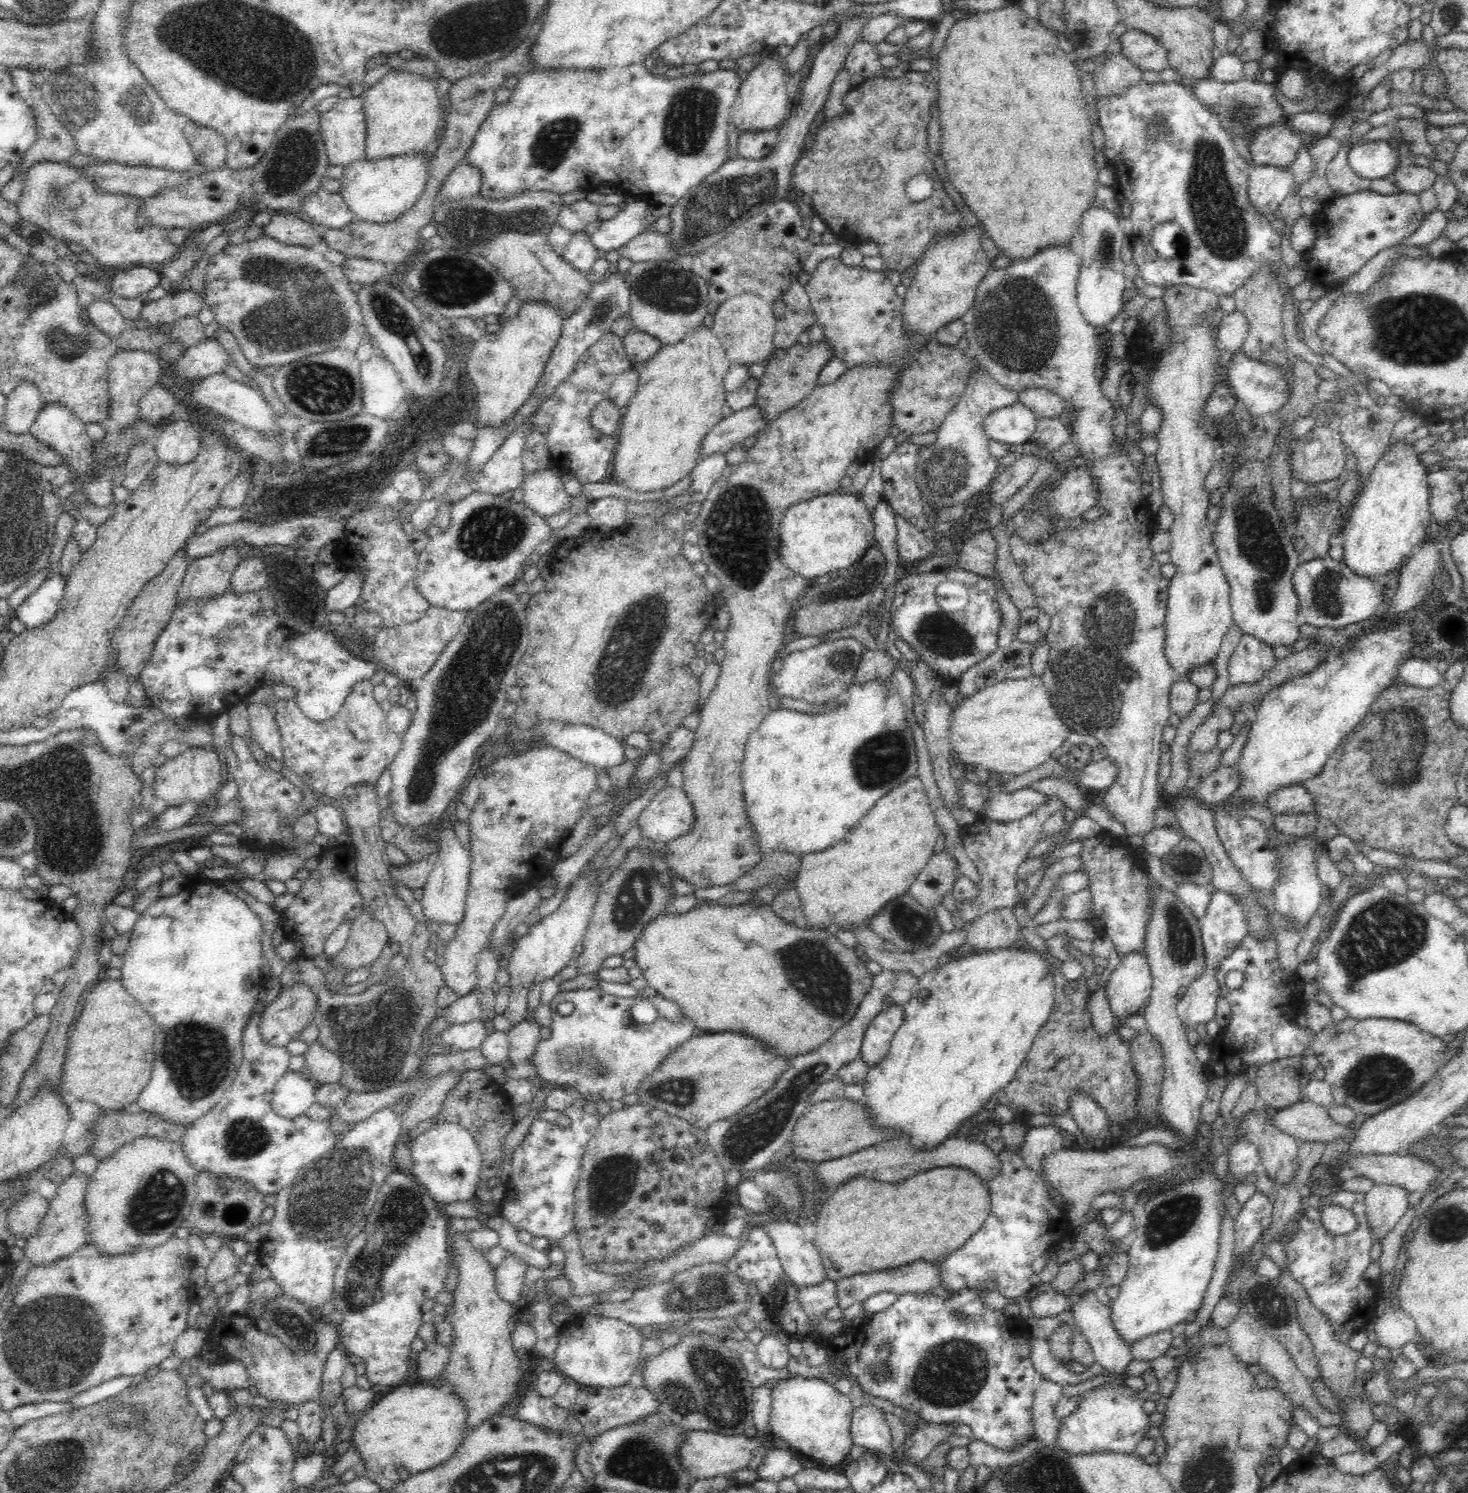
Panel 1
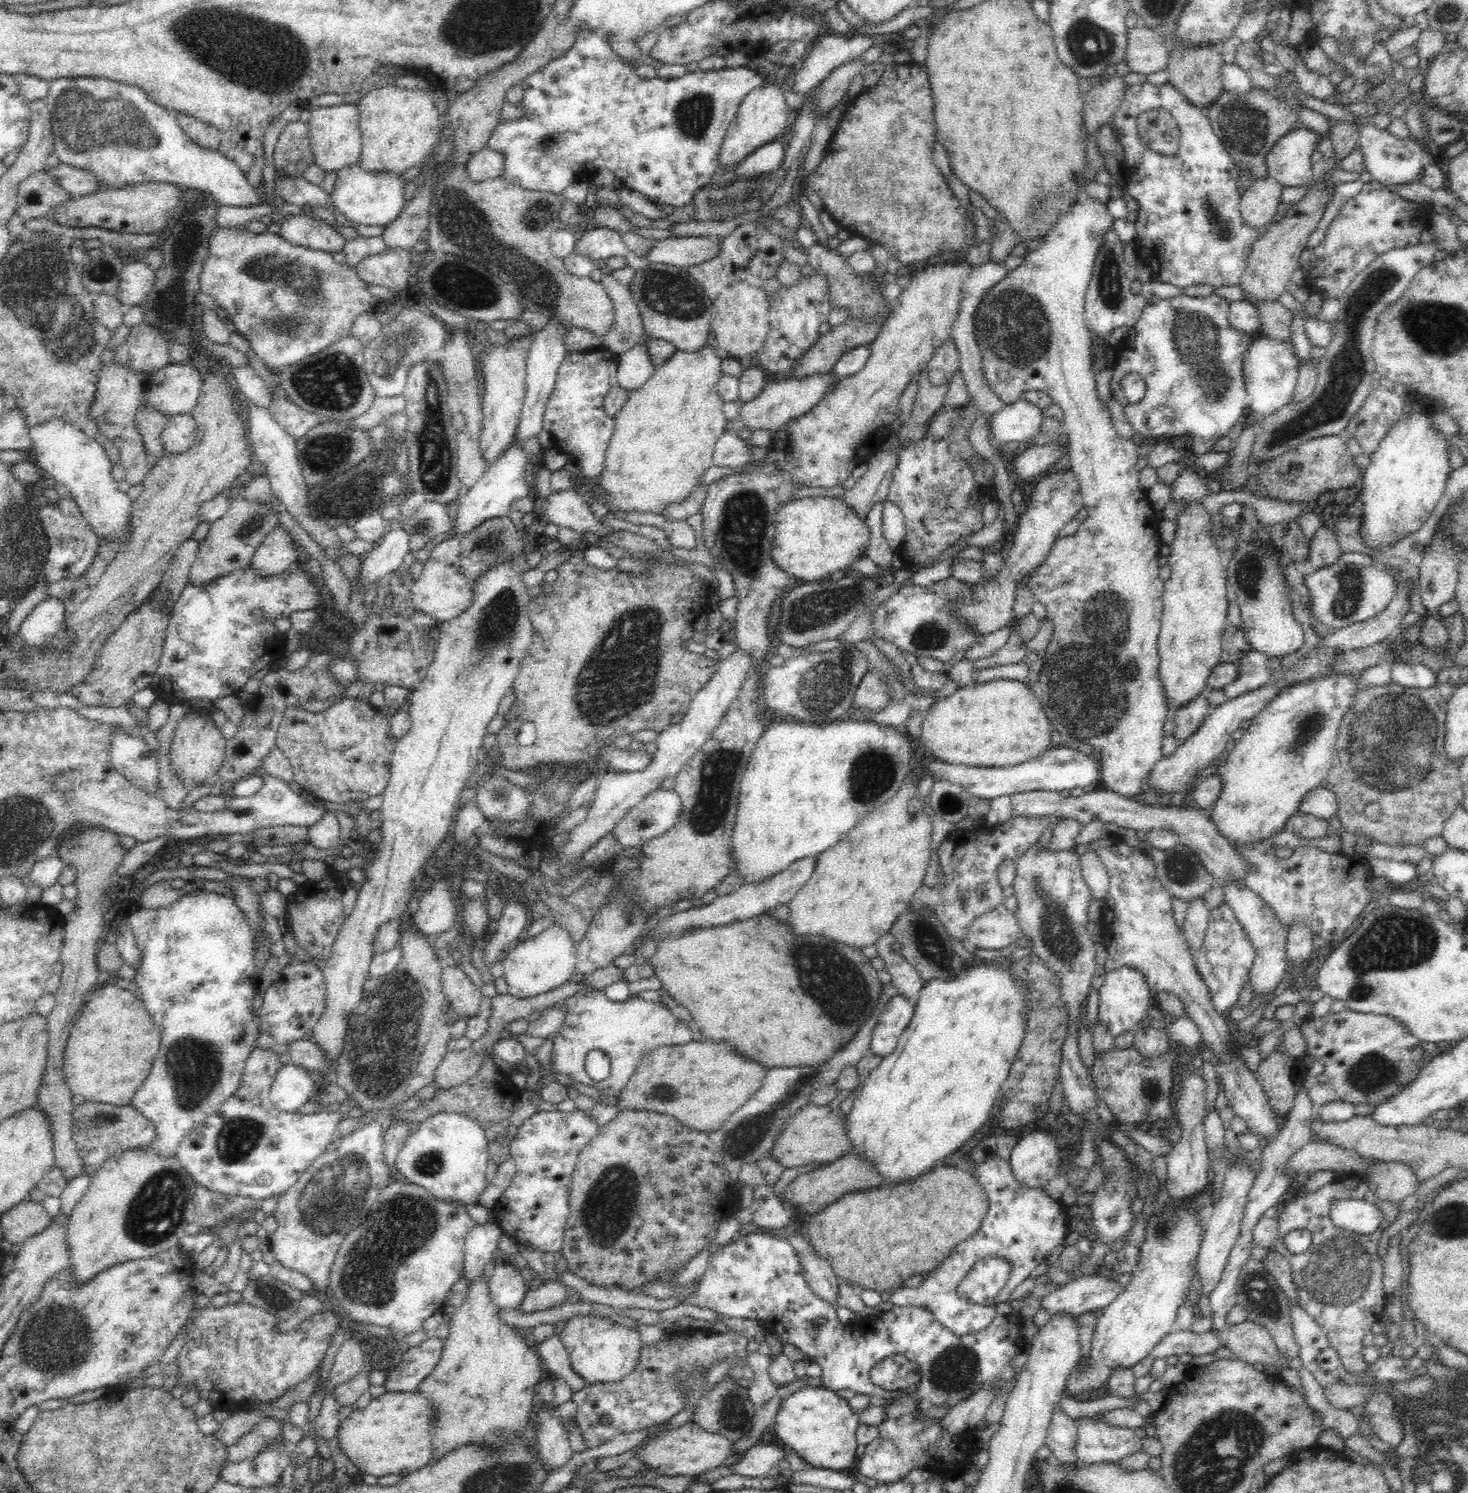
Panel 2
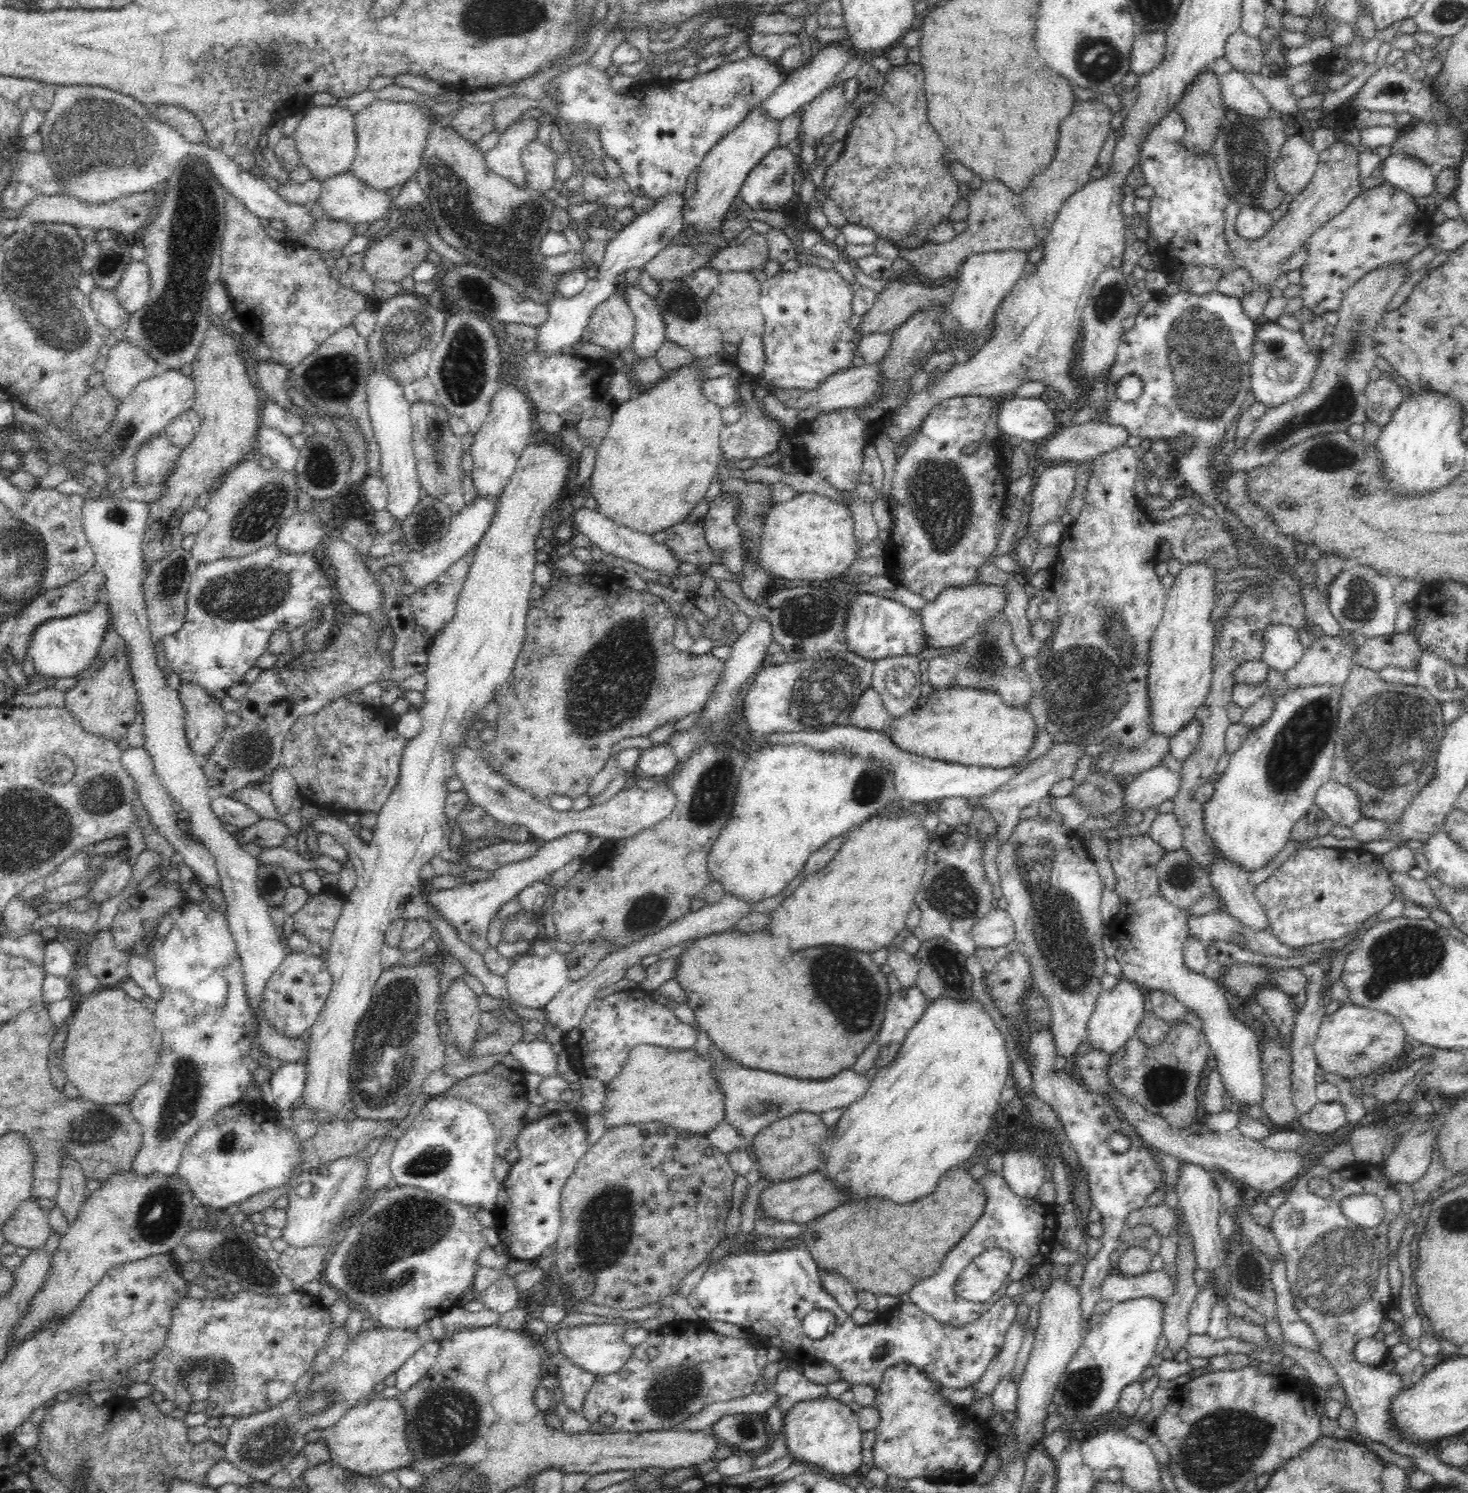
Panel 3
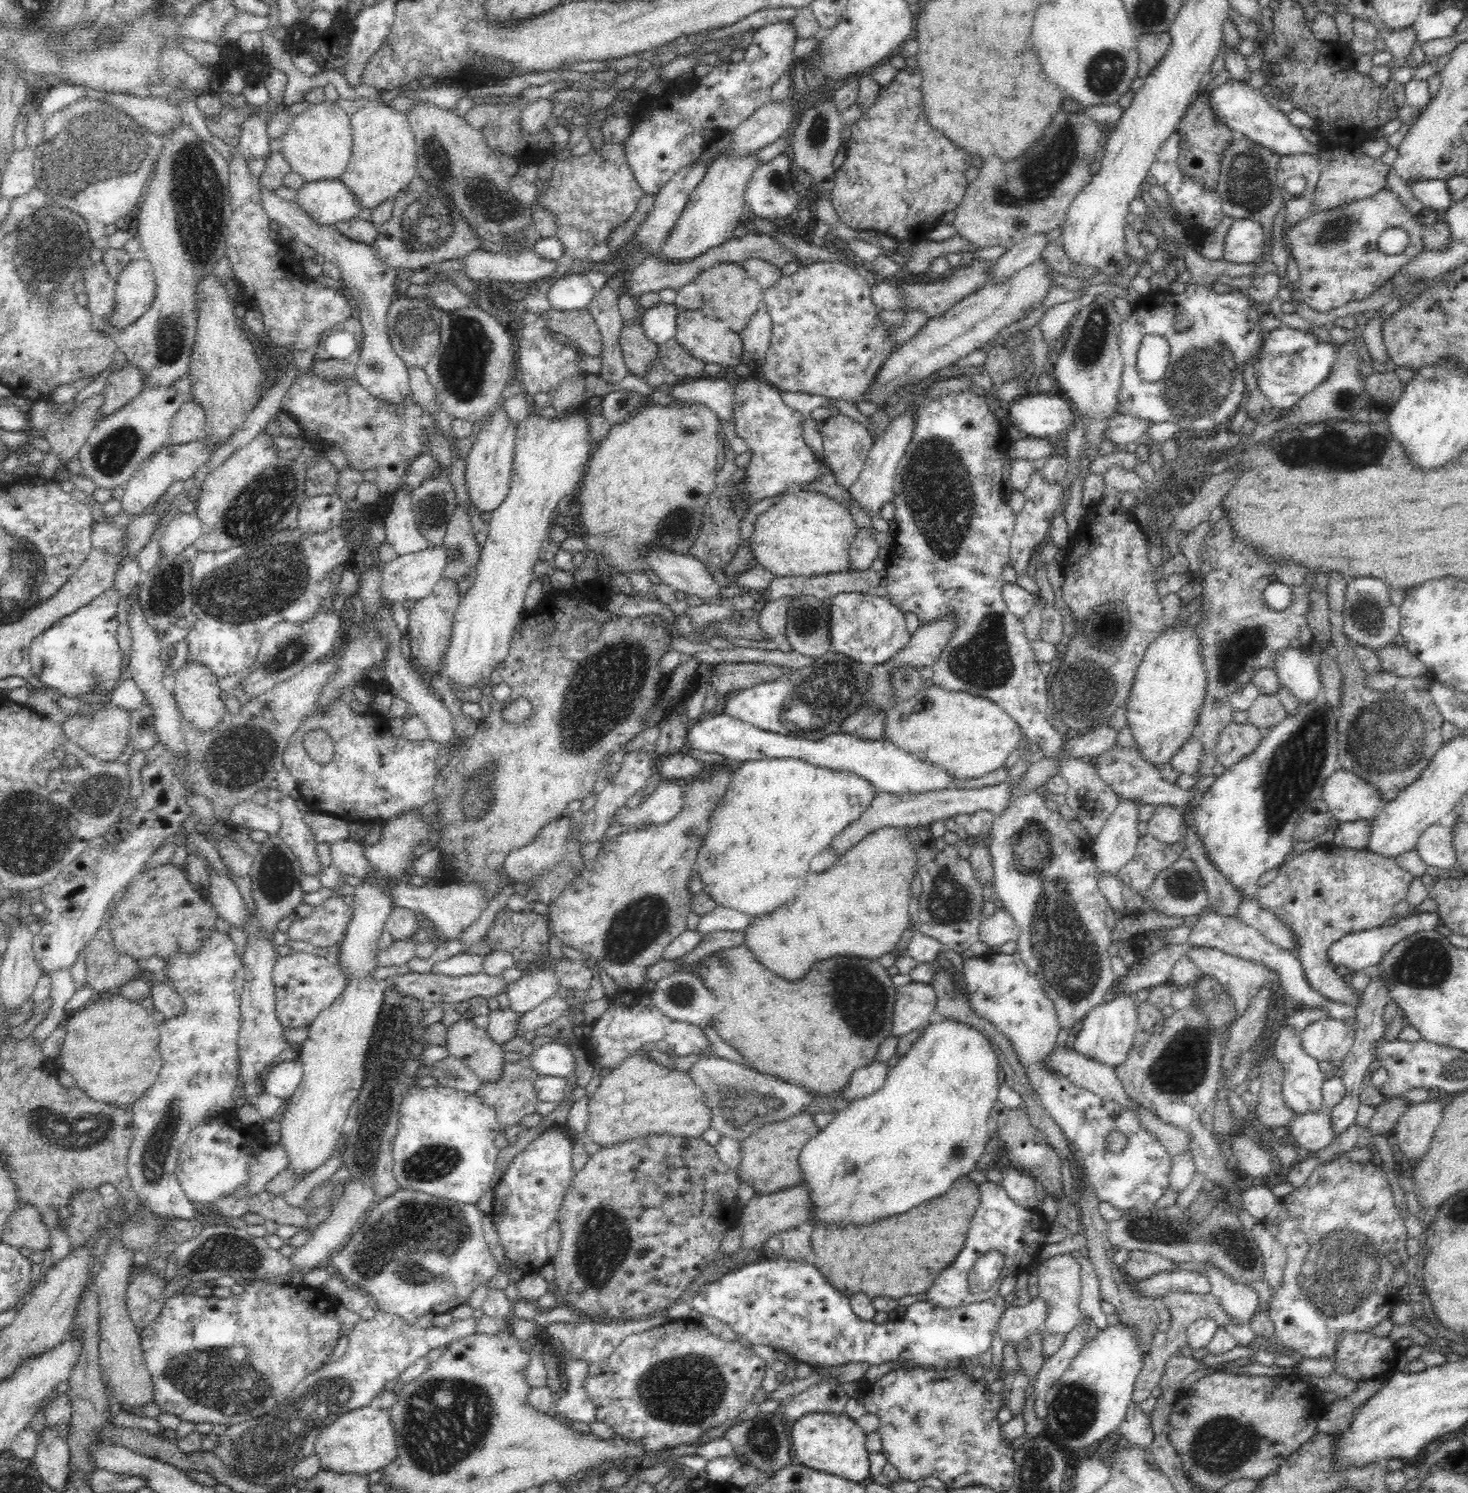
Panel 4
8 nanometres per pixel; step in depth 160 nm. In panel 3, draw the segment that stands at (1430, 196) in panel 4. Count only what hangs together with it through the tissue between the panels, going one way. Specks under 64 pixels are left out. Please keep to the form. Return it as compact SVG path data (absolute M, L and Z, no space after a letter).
M1390 152L1381 164L1383 182L1413 197L1435 195L1434 174L1421 160L1405 152Z

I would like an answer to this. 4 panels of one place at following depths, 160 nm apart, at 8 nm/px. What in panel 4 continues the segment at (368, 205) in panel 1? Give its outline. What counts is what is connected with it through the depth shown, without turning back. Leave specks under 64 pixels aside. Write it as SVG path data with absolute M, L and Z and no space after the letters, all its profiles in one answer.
M341 178L304 183L295 202L310 218L326 226L366 216L367 212Z

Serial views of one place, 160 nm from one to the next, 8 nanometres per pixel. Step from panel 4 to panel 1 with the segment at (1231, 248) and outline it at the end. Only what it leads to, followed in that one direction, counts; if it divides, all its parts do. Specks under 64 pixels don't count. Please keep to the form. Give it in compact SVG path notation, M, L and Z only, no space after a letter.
M1255 165L1249 172L1248 196L1258 212L1271 216L1293 191L1294 175L1290 166Z

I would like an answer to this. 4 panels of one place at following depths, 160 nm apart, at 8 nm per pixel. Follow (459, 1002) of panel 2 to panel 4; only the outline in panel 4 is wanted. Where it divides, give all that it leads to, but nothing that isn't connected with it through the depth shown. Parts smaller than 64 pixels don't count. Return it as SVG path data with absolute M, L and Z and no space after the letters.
M456 1005L456 1008L461 1011L460 1017L463 1016L463 1018L456 1019L447 1028L445 1042L450 1053L449 1056L462 1060L481 1081L492 1082L492 1080L498 1080L500 1072L502 1072L502 1065L505 1062L505 1052L500 1049L497 1042L494 1042L488 1036L487 1029L478 1028L474 1024L472 1017L462 1011L462 1006Z

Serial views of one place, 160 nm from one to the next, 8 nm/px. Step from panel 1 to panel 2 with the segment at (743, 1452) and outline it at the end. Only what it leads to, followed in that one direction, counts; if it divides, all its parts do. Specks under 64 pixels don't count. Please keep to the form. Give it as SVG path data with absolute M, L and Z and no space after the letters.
M690 1422L651 1440L643 1450L638 1452L638 1460L644 1462L645 1466L654 1468L661 1474L668 1476L700 1476L722 1466L724 1460L739 1450L741 1445L725 1436L708 1432L698 1427L696 1423Z

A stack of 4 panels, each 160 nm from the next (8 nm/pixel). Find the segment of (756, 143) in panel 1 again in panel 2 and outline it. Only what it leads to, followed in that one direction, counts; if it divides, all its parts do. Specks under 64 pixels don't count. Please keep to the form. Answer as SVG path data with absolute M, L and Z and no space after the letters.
M783 138L770 140L760 148L754 148L748 156L744 156L735 167L737 176L756 178L762 174L770 174L782 164L785 142Z

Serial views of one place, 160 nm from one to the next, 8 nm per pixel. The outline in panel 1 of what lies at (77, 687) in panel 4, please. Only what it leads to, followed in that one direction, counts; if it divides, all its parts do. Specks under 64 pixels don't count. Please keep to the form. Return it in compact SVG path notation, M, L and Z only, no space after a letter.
M54 570L51 576L36 590L18 604L12 615L18 617L26 628L36 628L50 622L58 612L60 601L63 599L66 588L66 578L61 572Z

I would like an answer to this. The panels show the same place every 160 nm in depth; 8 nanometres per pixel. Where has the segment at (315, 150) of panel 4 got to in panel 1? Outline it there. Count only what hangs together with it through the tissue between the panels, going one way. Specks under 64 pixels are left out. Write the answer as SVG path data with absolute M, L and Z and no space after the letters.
M362 96L341 100L331 110L323 112L320 128L331 165L339 164L345 167L347 164L366 158L367 124Z

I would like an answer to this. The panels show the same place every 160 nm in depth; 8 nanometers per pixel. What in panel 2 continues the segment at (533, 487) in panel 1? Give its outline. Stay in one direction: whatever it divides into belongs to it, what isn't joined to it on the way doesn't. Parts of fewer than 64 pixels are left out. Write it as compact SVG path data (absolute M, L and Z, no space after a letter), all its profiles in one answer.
M572 488L550 490L546 496L534 495L536 511L541 518L560 528L568 526L578 532L596 532L600 537L606 532L614 534L610 527L601 526L598 517L590 511L589 504L582 499L582 494Z

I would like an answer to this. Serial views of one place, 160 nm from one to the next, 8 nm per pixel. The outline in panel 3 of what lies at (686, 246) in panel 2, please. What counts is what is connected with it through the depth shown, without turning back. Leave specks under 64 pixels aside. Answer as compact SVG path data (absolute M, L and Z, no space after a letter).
M754 233L745 243L736 246L716 248L710 254L710 266L718 271L746 271L756 270L769 256L767 237Z

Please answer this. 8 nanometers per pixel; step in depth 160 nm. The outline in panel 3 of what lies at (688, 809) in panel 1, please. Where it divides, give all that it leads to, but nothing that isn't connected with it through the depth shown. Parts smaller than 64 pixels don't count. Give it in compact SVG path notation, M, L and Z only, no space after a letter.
M462 747L453 760L457 778L463 783L463 789L469 801L477 808L484 810L488 817L503 824L522 826L530 834L542 840L557 839L572 832L586 832L599 840L609 843L624 838L634 838L654 826L662 823L676 808L676 798L670 787L638 790L633 785L622 789L614 798L600 804L587 807L585 810L573 812L554 812L545 801L538 801L534 795L520 789L502 774L493 770L483 760L480 753L470 747Z

